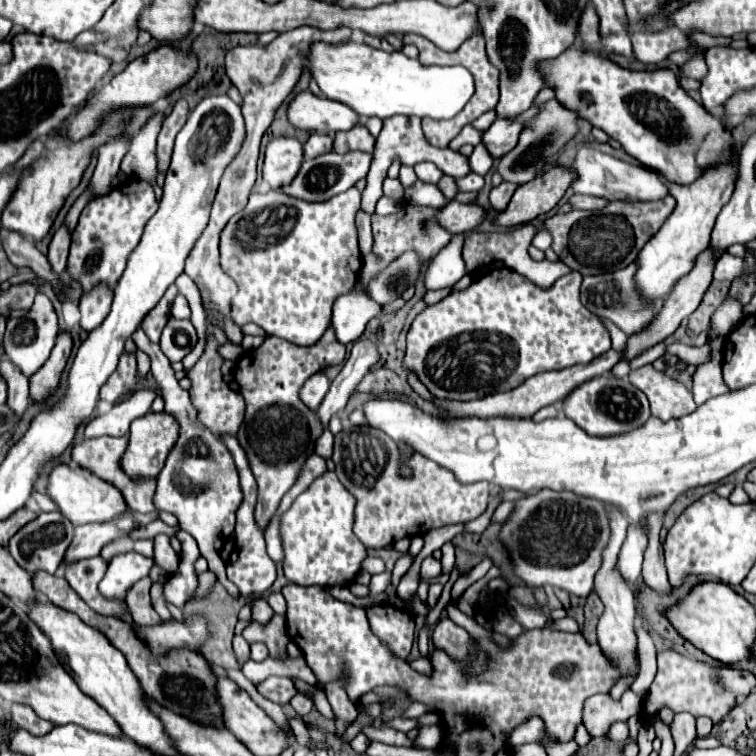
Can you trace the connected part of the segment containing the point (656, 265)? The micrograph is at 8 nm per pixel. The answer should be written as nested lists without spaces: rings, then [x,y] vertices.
[[[730,160],[730,162],[716,164],[712,168],[706,168],[702,172],[702,178],[696,178],[696,182],[688,186],[668,182],[656,170],[652,172],[664,182],[664,186],[668,186],[668,192],[676,198],[676,208],[666,218],[664,226],[654,234],[654,238],[638,254],[640,268],[636,272],[636,286],[648,300],[662,300],[674,288],[674,284],[692,270],[698,252],[702,252],[710,244],[710,234],[712,234],[716,216],[720,214],[722,206],[730,200],[734,192],[738,162]]]

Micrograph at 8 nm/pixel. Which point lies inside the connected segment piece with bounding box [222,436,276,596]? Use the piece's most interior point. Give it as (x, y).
(249, 567)

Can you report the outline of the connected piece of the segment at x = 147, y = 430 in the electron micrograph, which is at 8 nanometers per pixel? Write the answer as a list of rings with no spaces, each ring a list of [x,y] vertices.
[[[160,412],[160,414],[146,414],[142,418],[138,418],[136,422],[132,422],[130,426],[130,436],[128,436],[128,450],[122,458],[122,470],[130,476],[130,478],[156,478],[164,466],[164,460],[170,452],[170,448],[174,446],[178,438],[178,424],[176,420],[166,414],[166,412]]]

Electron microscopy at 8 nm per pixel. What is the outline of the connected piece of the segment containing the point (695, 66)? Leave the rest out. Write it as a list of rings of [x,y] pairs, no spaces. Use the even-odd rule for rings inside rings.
[[[694,58],[682,66],[682,74],[688,78],[694,78],[694,80],[702,80],[704,74],[708,74],[708,66],[702,58]]]

